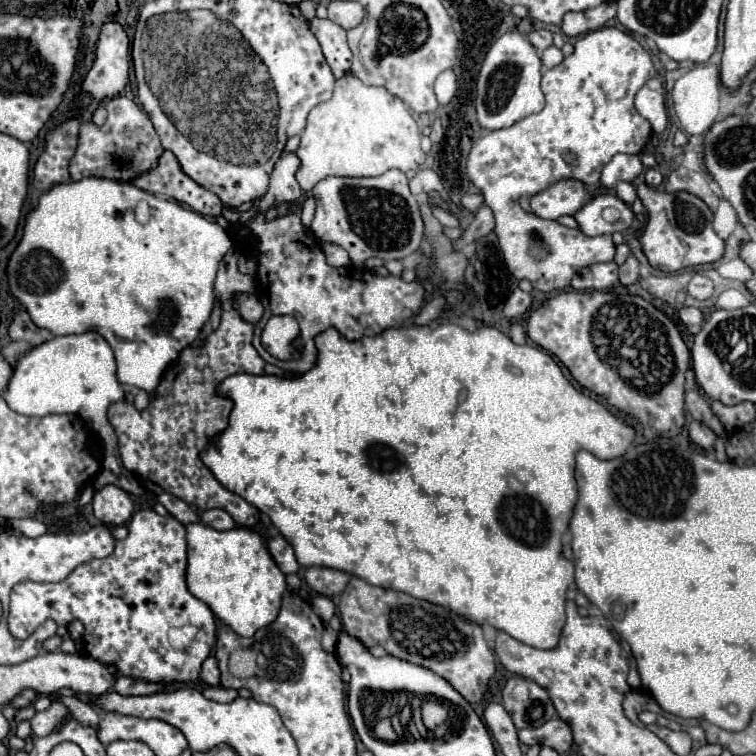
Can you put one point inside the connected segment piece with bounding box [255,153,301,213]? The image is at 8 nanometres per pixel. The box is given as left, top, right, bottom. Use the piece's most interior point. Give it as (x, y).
(283, 188)

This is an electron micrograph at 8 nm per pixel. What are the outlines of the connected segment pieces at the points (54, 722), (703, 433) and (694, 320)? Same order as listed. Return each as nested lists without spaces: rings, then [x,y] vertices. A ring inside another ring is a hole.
[[[53,701],[49,709],[35,713],[35,717],[31,719],[31,729],[33,729],[35,737],[45,737],[51,731],[55,731],[55,727],[59,727],[67,717],[69,717],[69,709],[57,701]]]
[[[691,421],[689,423],[689,437],[701,449],[711,449],[713,443],[715,443],[715,439],[717,439],[717,435],[707,425],[703,425],[699,421]]]
[[[685,307],[685,309],[681,309],[681,311],[679,311],[679,317],[681,317],[681,321],[683,321],[685,325],[701,325],[703,319],[705,319],[703,311],[699,311],[699,309],[695,309],[695,307]]]

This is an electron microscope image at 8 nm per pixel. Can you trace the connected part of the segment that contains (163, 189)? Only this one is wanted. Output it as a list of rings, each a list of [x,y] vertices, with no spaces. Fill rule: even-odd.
[[[165,151],[161,155],[157,169],[133,179],[133,185],[155,195],[173,197],[201,215],[207,215],[207,217],[221,215],[219,197],[207,191],[205,187],[197,185],[191,177],[183,175],[181,165],[171,151]]]

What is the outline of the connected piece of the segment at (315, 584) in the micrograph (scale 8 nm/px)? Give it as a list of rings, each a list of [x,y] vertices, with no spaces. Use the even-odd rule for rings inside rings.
[[[309,567],[305,571],[305,581],[313,591],[325,597],[333,597],[343,591],[343,587],[349,581],[349,575],[337,569],[329,569],[329,567]]]

